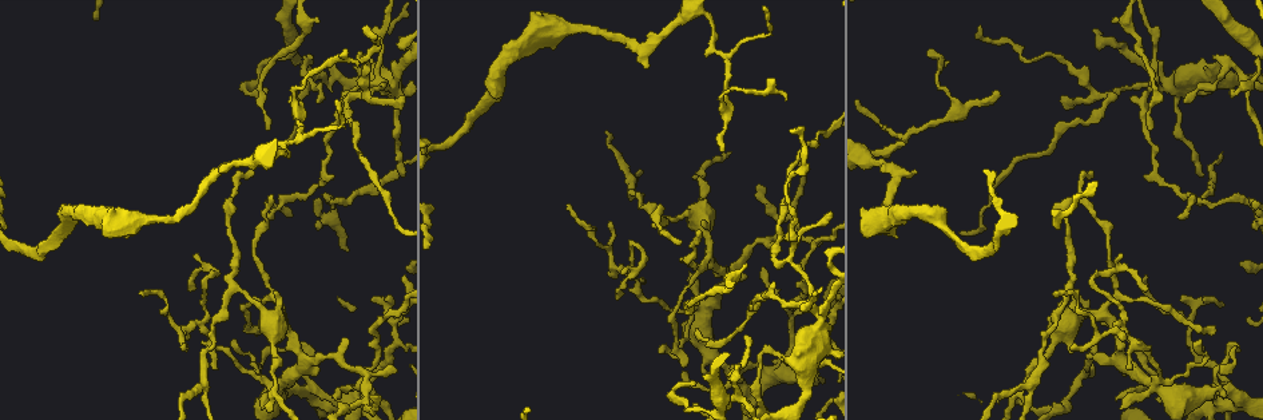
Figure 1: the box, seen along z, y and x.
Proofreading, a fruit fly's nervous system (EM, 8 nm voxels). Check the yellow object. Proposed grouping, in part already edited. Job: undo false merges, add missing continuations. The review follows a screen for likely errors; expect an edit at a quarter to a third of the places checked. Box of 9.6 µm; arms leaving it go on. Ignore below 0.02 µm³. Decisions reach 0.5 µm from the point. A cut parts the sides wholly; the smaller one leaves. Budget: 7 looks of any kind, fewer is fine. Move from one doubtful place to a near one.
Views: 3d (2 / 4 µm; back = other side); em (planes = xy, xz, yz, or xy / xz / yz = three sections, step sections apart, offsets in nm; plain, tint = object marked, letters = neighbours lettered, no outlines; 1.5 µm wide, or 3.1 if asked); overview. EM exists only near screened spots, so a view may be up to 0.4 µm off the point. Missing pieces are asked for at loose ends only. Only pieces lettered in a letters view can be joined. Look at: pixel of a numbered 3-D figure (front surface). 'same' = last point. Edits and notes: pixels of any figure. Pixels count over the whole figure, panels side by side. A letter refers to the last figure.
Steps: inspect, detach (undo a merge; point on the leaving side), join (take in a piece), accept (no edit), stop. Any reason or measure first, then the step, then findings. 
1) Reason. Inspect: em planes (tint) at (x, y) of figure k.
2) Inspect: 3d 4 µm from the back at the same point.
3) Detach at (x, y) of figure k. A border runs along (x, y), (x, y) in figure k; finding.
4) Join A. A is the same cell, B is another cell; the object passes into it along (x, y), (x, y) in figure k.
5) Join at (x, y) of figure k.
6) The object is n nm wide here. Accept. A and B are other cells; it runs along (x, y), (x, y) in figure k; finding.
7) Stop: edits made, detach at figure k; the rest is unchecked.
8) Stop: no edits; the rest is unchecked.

An open end. Inspect: em planes (letters) at (646, 67) of figure 1.

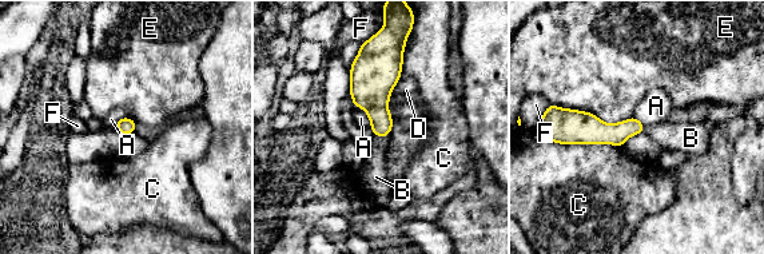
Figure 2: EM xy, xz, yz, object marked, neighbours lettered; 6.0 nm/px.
The longest contact is with E, 500 nm. Join B. B is the same cell, A, C, D, E and F are other cells; the object passes into it along (373, 95), (378, 135), (373, 173) in figure 2; the neuron continues.

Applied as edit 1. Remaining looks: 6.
Inspect: overview.

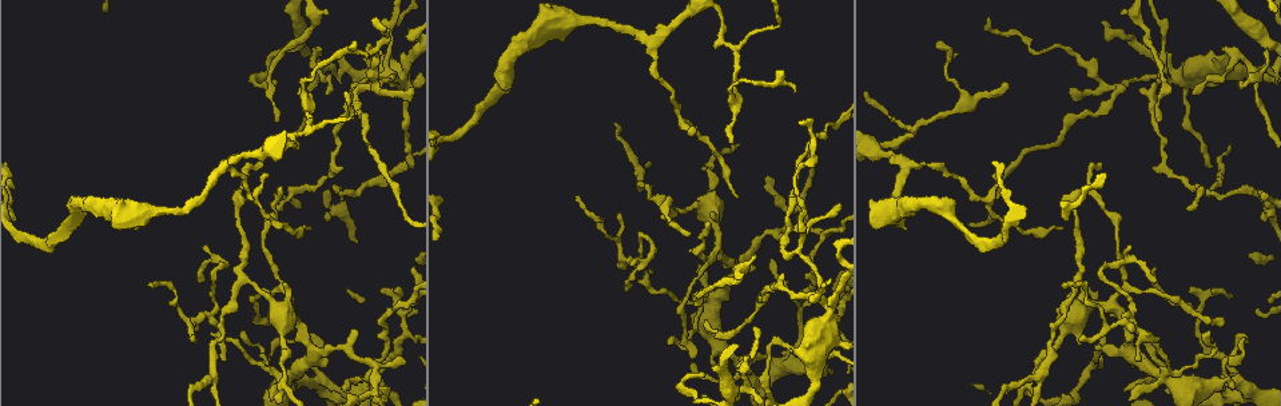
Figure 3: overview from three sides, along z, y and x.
Thin end. Inspect: em planes (tint) at (267, 173) of figure 3.

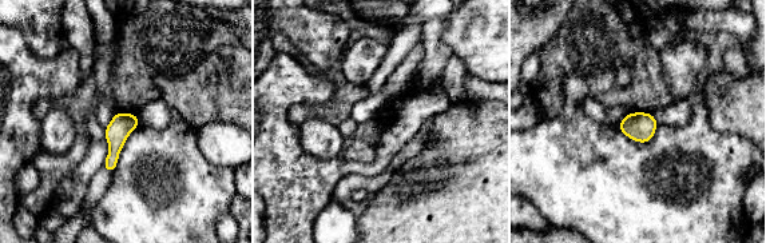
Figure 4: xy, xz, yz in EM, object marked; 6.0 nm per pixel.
What lies round it. Inspect: em planes (letters) at the same point.

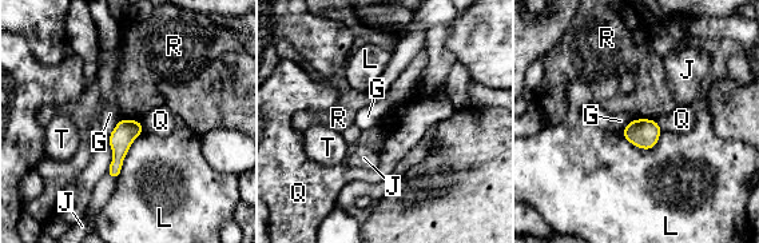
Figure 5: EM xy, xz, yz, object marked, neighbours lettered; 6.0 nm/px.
The object is 140 nm wide here. Accept. G, J, L, Q, R and T are other cells; a border runs along (632, 118), (654, 120) in figure 5; no lettered piece goes on from it.

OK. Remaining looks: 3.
Branch stops here. Inspect: em planes (letters) at (1058, 230) of figure 3.

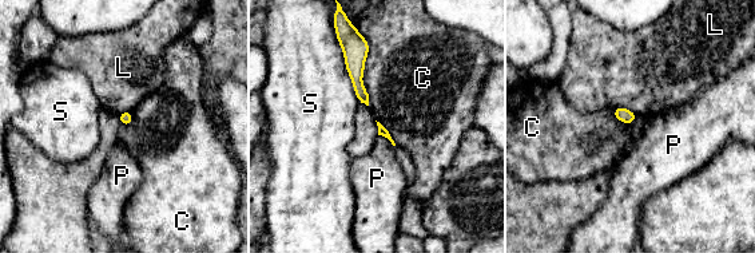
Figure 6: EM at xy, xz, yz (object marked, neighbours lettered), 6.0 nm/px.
Accept. C, L, P and S are other cells; a border runs along (360, 35), (369, 105) in figure 6; no lettered piece goes on from it.

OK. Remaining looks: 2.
Stop: edits made, join at figure 2; the rest is unchecked.

